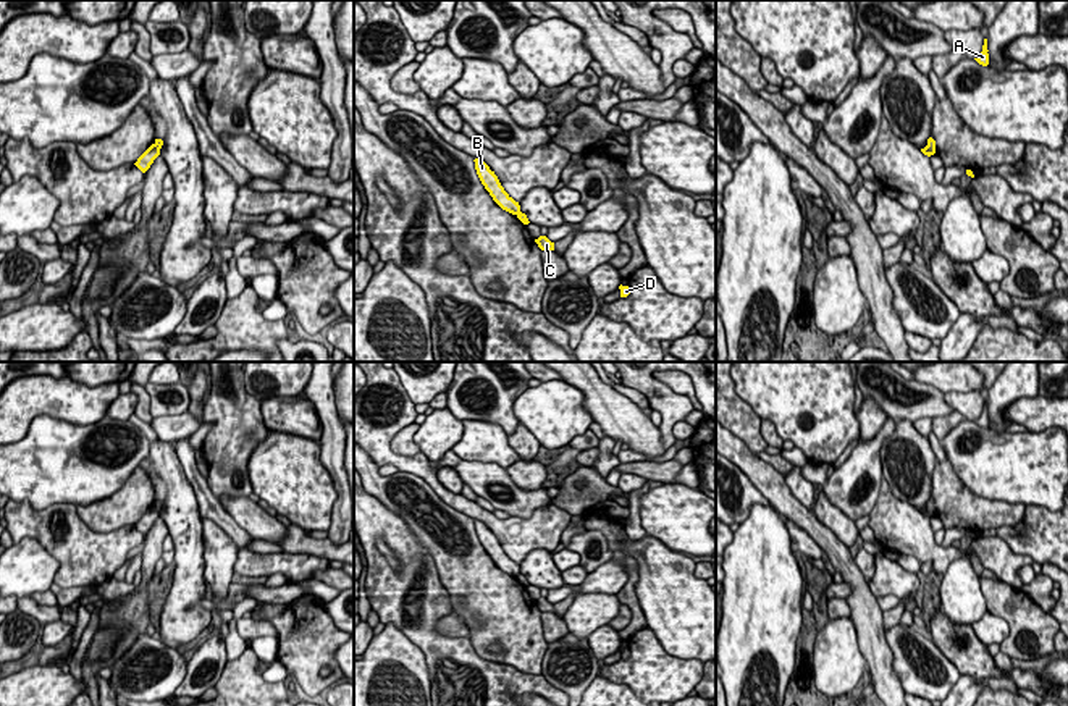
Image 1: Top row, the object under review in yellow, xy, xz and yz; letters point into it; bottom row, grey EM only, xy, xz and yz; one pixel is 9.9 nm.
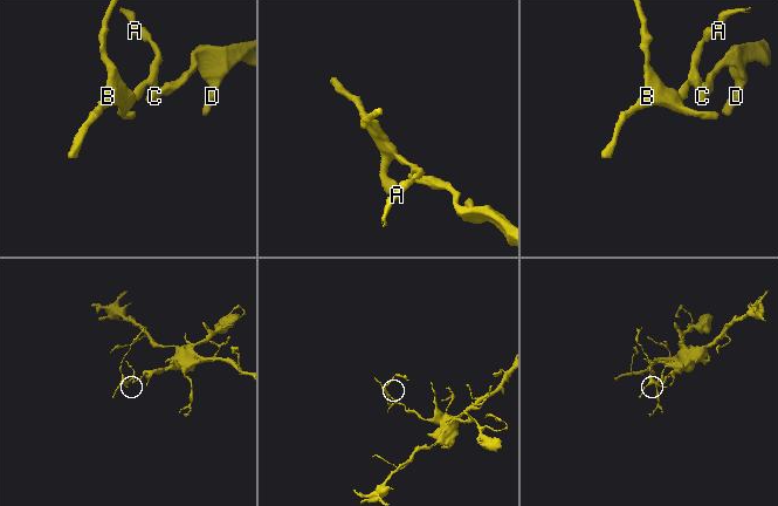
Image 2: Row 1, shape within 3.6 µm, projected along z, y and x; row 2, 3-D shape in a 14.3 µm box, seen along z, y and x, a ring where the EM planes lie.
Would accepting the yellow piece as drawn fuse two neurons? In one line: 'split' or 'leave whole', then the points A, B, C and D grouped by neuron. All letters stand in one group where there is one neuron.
split | A C D / B

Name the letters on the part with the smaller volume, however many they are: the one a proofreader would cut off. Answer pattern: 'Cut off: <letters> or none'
Cut off: B

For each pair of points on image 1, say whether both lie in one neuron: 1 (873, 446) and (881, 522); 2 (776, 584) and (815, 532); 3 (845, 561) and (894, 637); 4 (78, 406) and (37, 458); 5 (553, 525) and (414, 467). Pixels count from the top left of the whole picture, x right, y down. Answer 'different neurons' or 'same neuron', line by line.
1: different neurons
2: different neurons
3: different neurons
4: different neurons
5: same neuron

